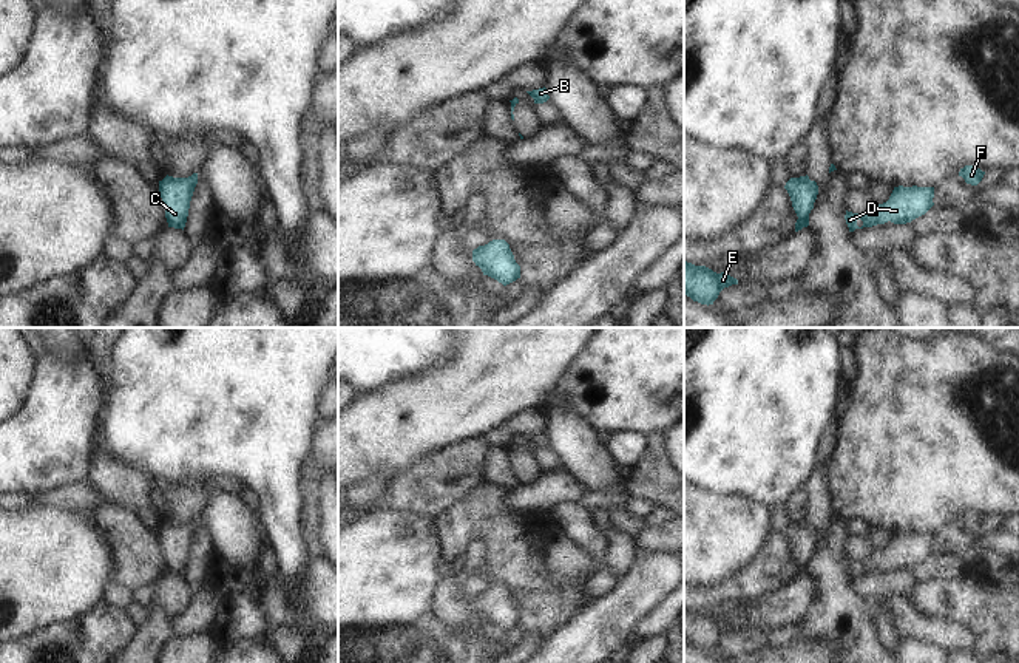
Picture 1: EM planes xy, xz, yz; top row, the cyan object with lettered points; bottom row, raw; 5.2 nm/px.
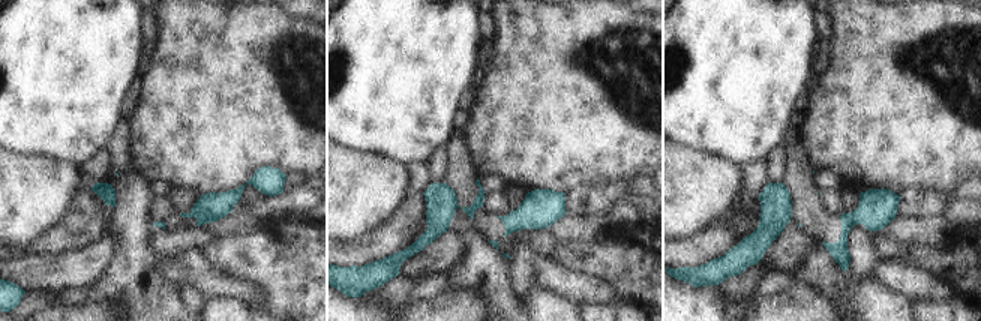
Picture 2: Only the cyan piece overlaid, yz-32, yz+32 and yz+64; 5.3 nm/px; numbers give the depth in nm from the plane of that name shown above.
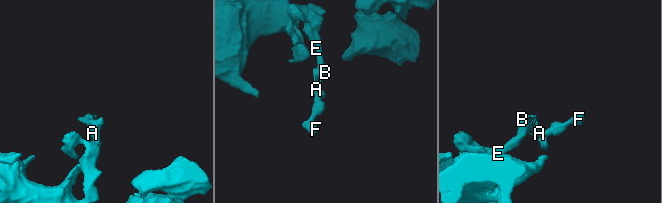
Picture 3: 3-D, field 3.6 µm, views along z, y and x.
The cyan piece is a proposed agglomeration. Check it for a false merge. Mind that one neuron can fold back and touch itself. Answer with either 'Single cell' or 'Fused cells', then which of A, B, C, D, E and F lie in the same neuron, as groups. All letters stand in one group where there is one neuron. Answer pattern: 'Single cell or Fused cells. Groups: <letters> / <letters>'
Fused cells. Groups: A D F / B C E

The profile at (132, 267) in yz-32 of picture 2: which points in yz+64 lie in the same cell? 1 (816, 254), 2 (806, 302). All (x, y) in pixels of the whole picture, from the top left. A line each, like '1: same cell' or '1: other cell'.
1: same cell
2: other cell

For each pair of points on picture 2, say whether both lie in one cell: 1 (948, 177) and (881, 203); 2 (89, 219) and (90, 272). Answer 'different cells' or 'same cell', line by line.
1: different cells
2: different cells

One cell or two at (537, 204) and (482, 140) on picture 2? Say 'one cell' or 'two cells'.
two cells

